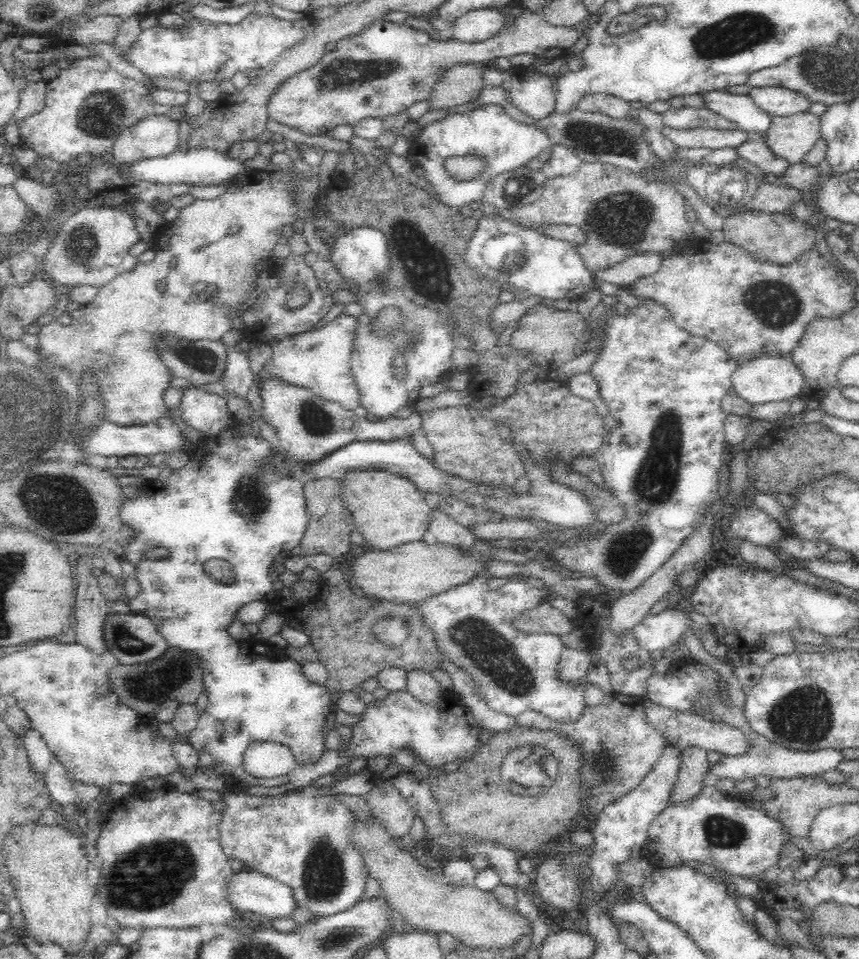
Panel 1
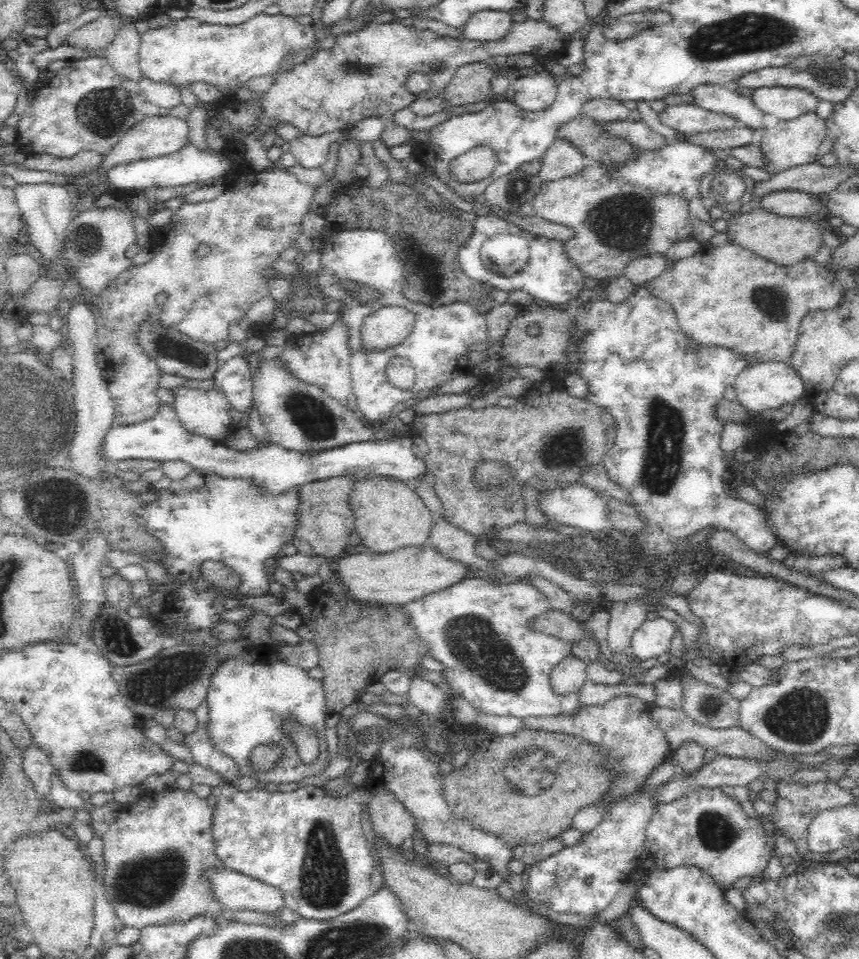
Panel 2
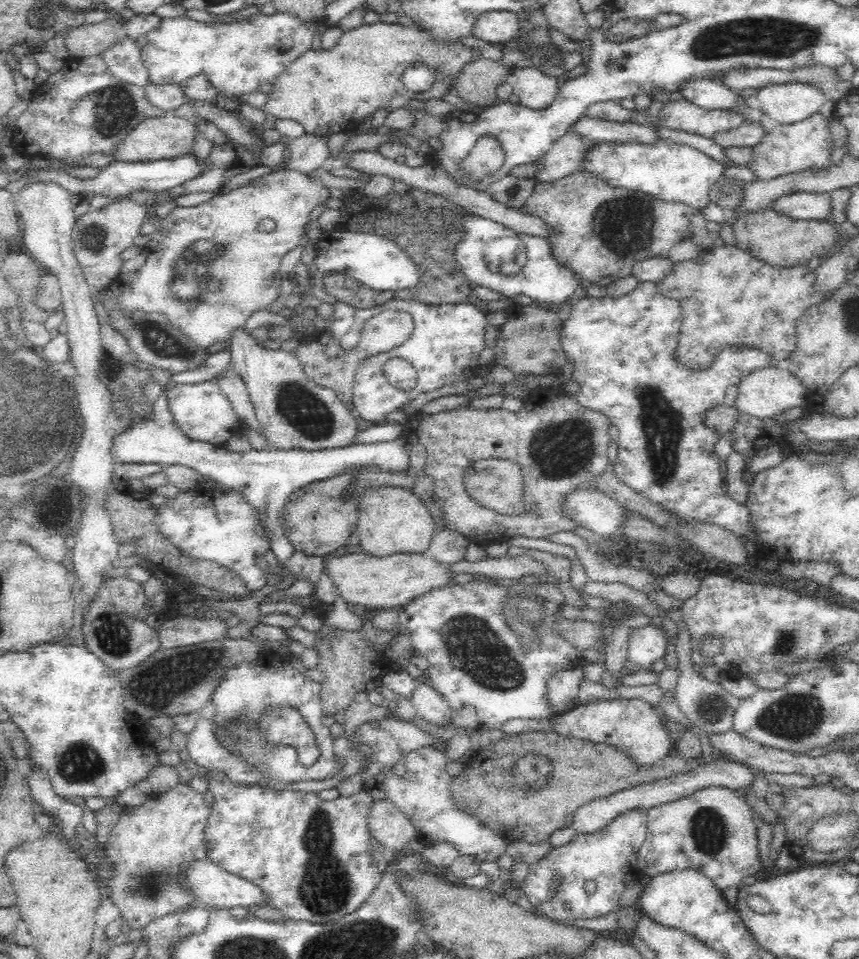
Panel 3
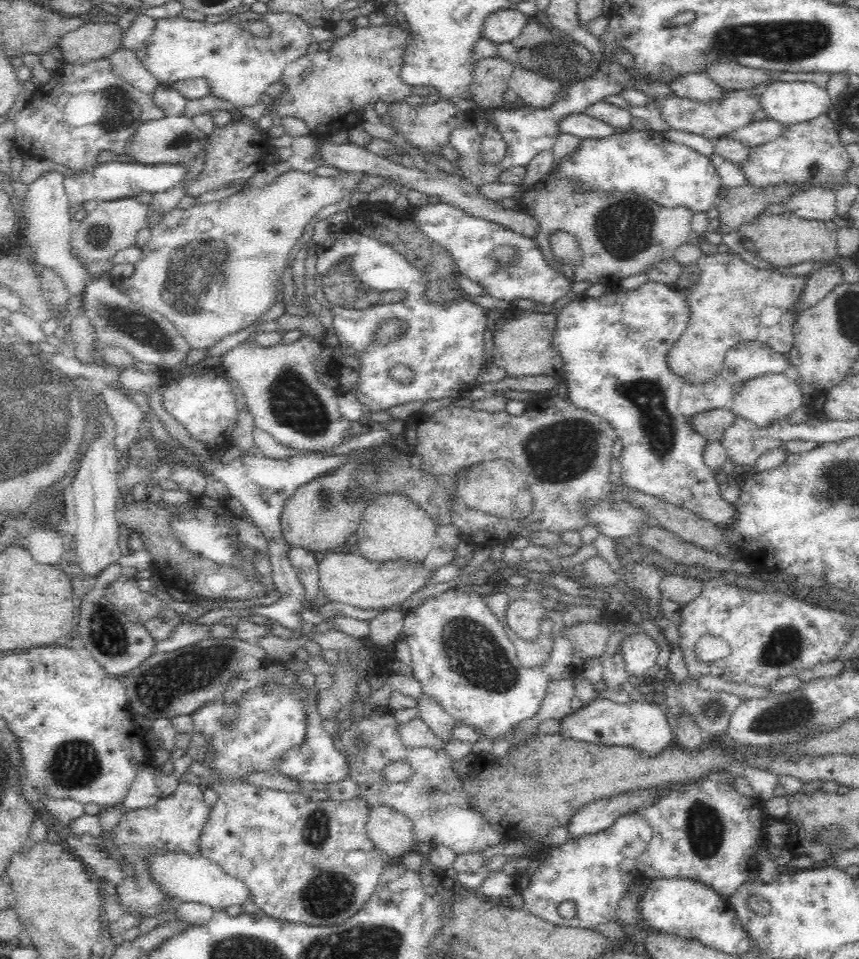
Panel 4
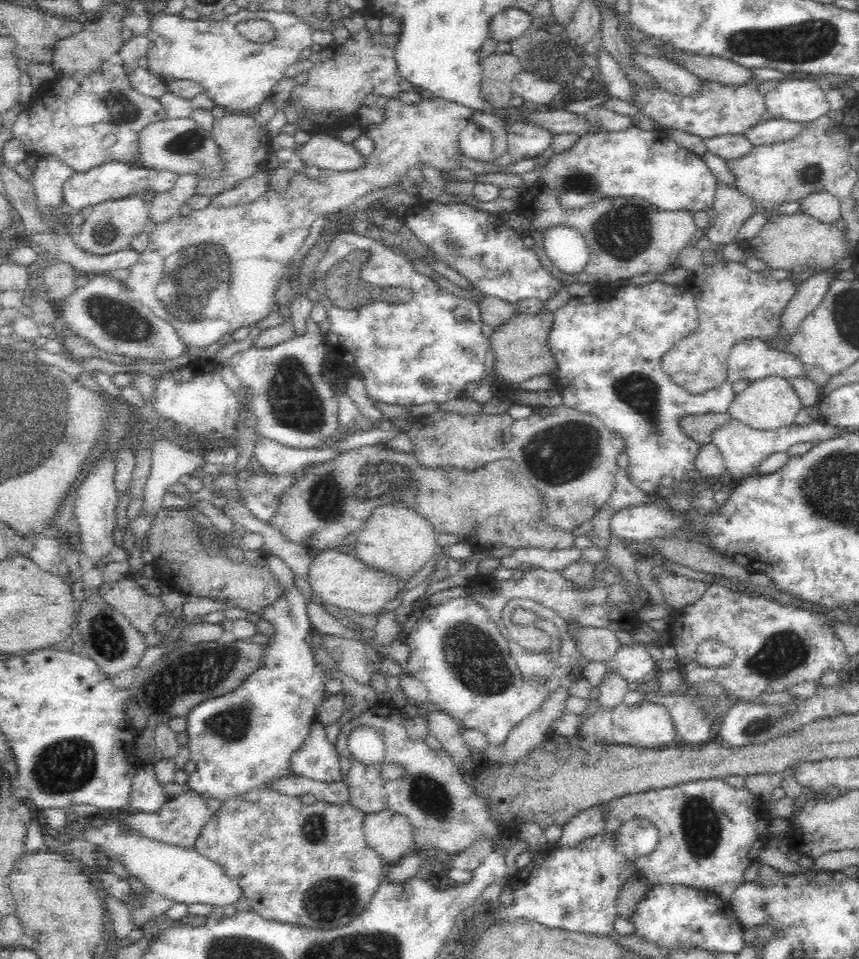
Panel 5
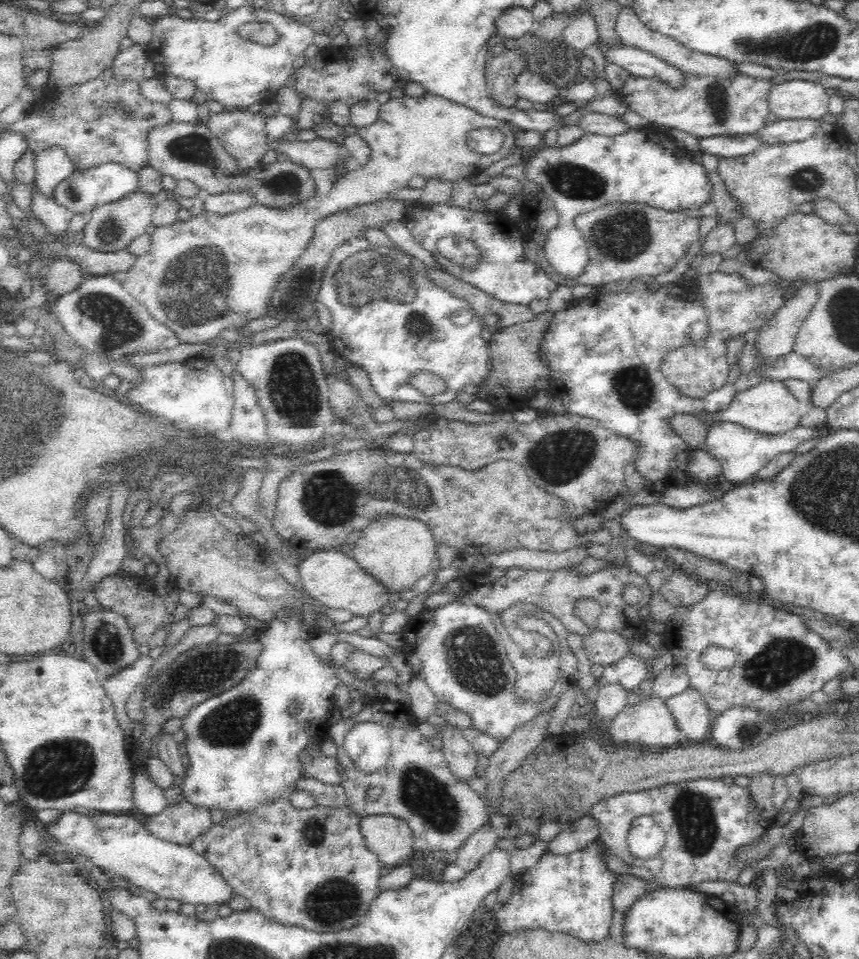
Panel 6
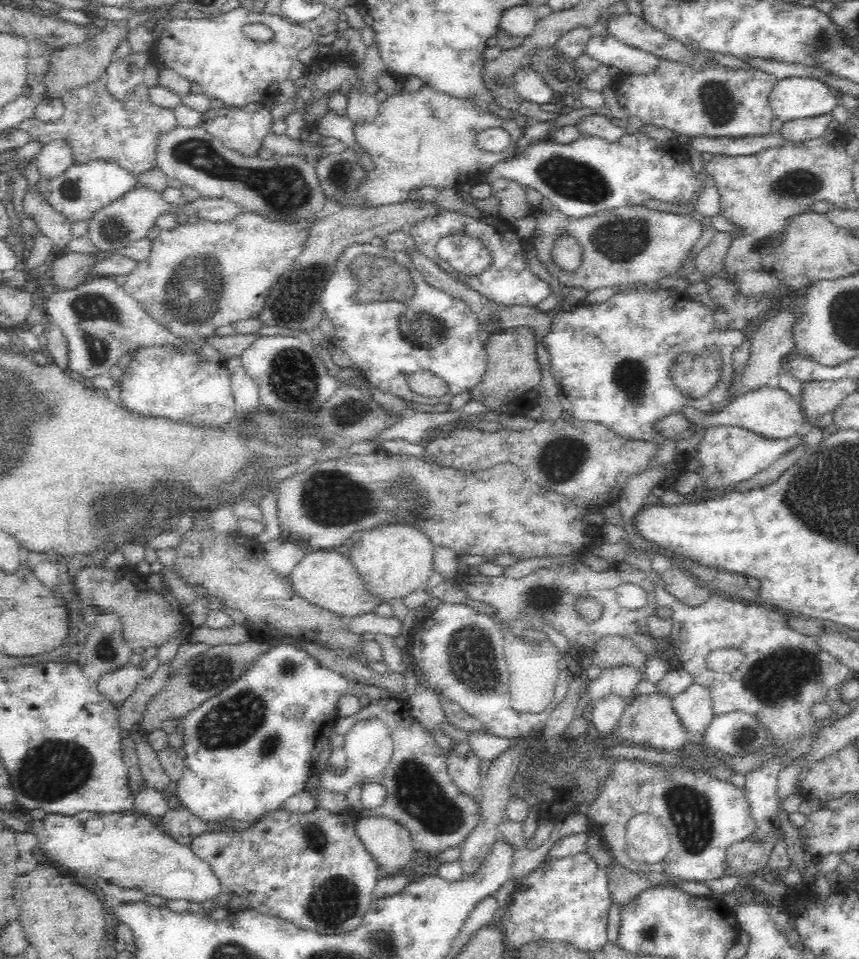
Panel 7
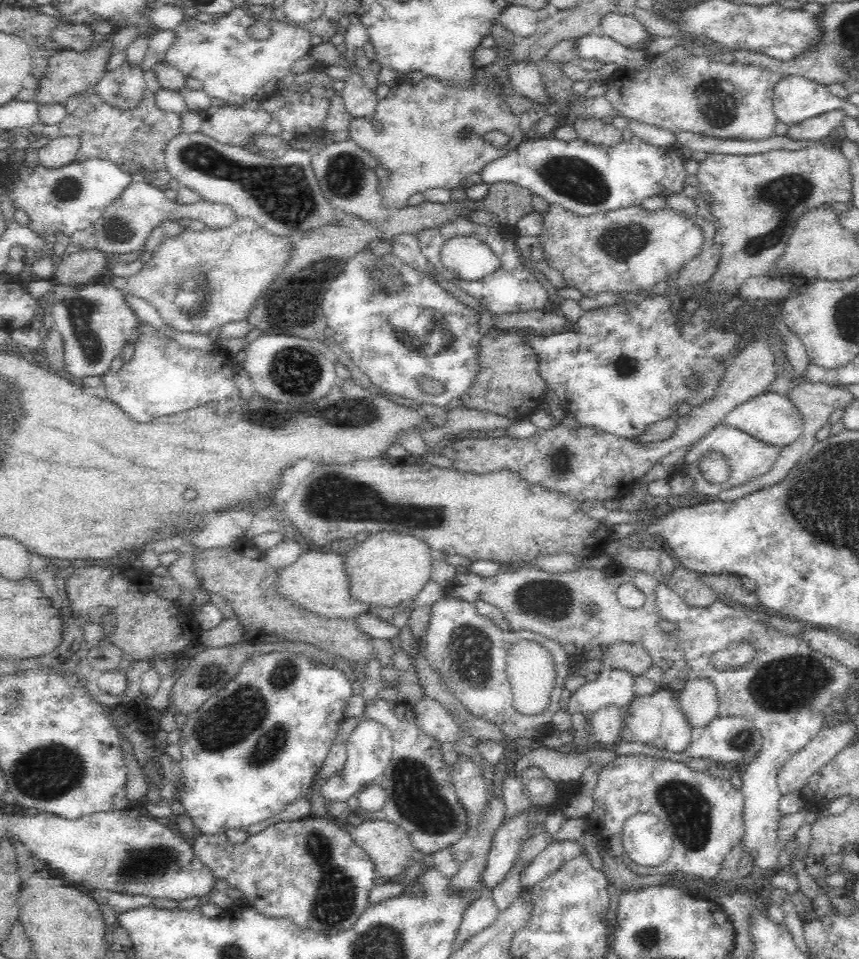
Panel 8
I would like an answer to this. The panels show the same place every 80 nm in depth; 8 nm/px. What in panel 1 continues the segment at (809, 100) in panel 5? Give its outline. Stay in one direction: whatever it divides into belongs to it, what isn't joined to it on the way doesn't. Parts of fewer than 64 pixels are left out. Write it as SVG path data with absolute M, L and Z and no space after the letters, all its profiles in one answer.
M754 86L748 90L748 95L760 110L772 116L806 111L812 104L803 94L778 86Z

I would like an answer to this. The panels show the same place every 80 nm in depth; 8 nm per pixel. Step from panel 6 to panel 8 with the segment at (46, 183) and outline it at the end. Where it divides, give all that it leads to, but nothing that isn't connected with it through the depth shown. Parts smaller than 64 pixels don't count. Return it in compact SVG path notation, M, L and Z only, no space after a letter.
M75 137L54 138L38 149L38 163L48 170L68 166L75 161L78 147L79 140Z

